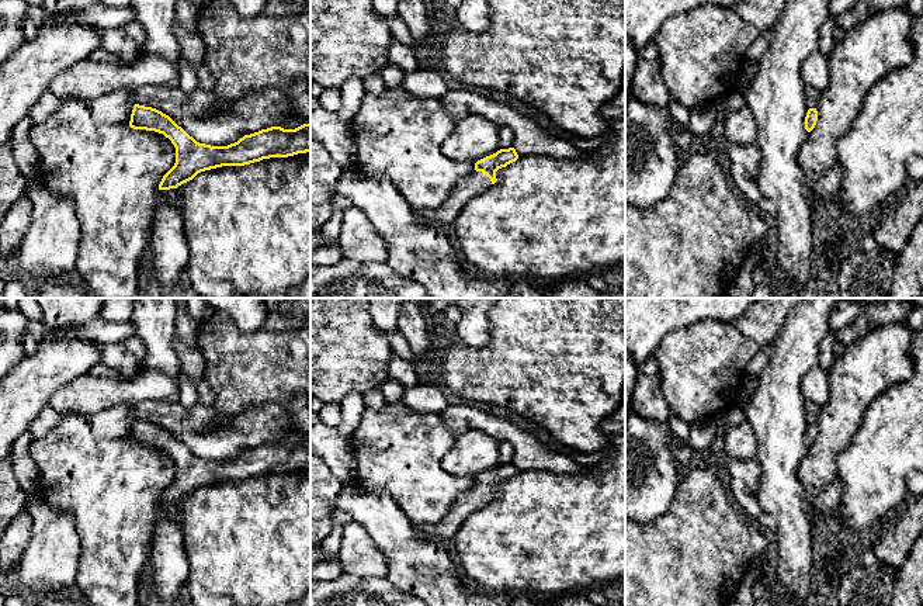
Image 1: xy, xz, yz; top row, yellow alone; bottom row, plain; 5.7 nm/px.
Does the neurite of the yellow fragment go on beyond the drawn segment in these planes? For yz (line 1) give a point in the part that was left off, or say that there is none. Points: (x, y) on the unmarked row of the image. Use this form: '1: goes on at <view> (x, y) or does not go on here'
1: does not go on here

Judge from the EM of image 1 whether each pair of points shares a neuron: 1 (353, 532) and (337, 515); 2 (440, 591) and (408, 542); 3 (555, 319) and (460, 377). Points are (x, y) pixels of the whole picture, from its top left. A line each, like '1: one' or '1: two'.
1: two
2: one
3: one

